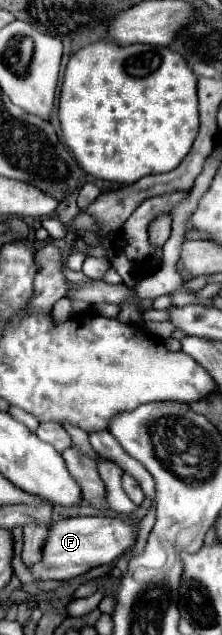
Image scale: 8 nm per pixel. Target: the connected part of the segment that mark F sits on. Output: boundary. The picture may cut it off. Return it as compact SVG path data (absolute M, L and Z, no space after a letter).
M77 516L53 522L47 540L41 548L41 560L31 564L29 570L35 580L67 580L85 574L95 566L111 564L115 558L119 558L133 546L135 536L137 524L107 516Z

